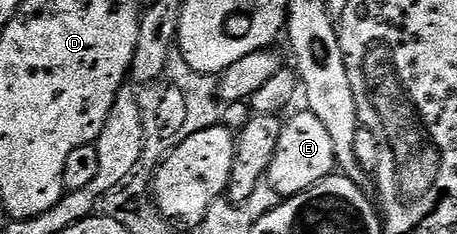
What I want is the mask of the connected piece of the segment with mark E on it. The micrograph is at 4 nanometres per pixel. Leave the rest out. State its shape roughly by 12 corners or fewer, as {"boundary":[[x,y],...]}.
{"boundary":[[302,111],[284,122],[267,184],[281,199],[334,176],[331,134]]}

